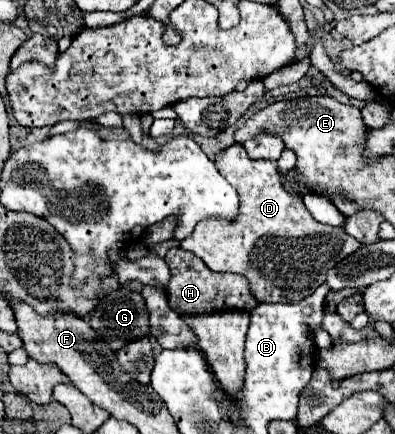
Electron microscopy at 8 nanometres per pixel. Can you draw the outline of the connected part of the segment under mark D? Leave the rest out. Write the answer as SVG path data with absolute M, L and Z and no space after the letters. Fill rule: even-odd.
M232 144L214 156L214 164L218 172L236 188L240 196L238 216L234 220L220 220L212 216L206 220L200 220L194 232L180 246L200 256L204 264L214 272L234 272L244 276L250 284L250 294L256 298L256 302L268 302L268 304L298 302L310 296L314 288L326 282L326 272L332 268L332 264L344 260L346 256L358 250L360 246L358 240L348 236L342 228L316 222L312 214L306 210L302 196L296 192L288 192L284 188L284 178L280 176L276 162L250 160L242 144Z

